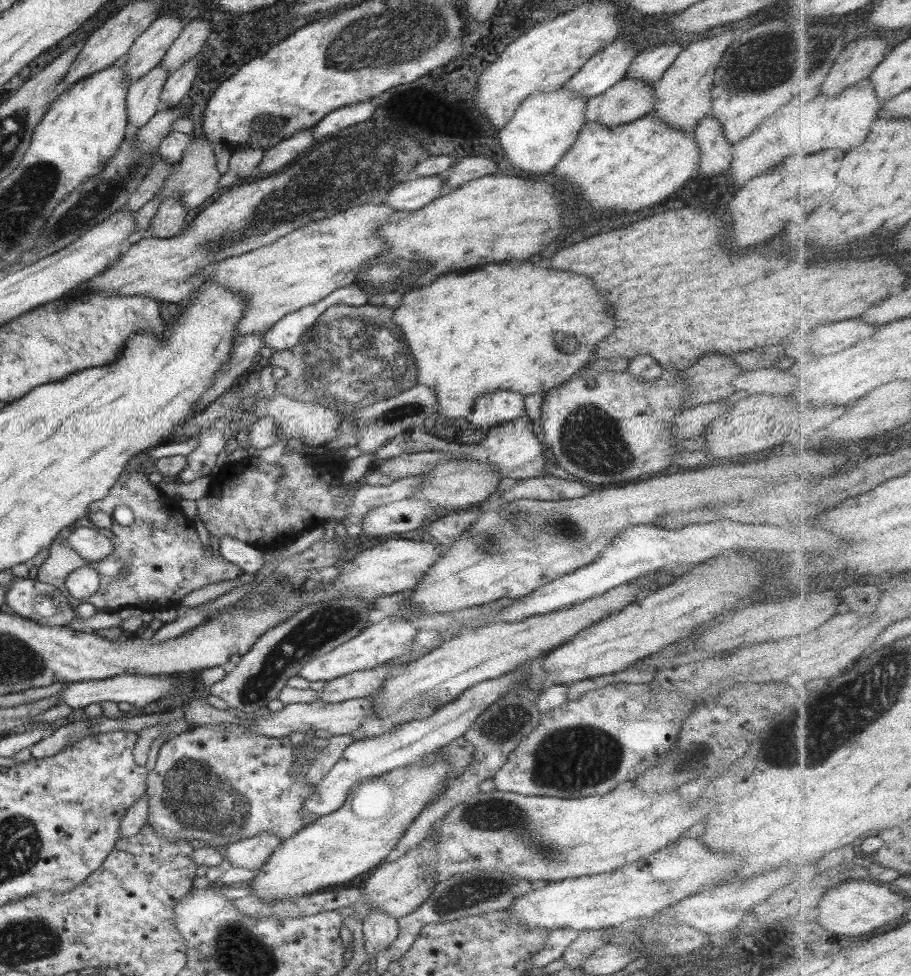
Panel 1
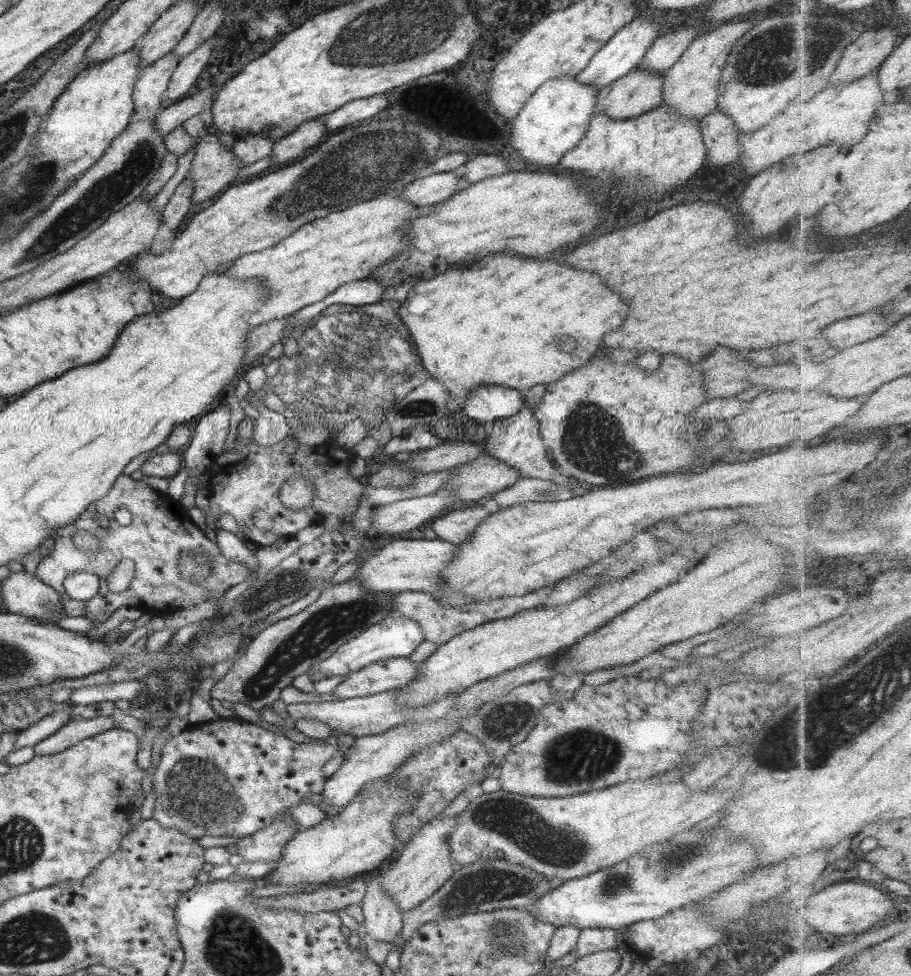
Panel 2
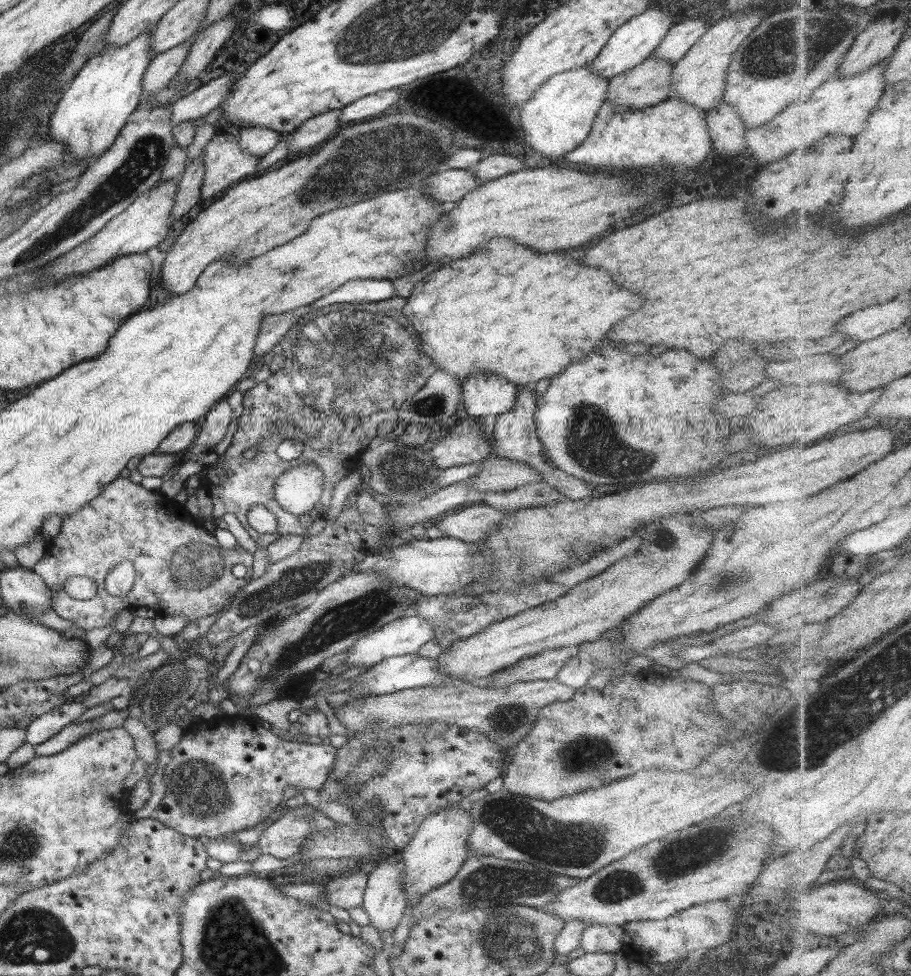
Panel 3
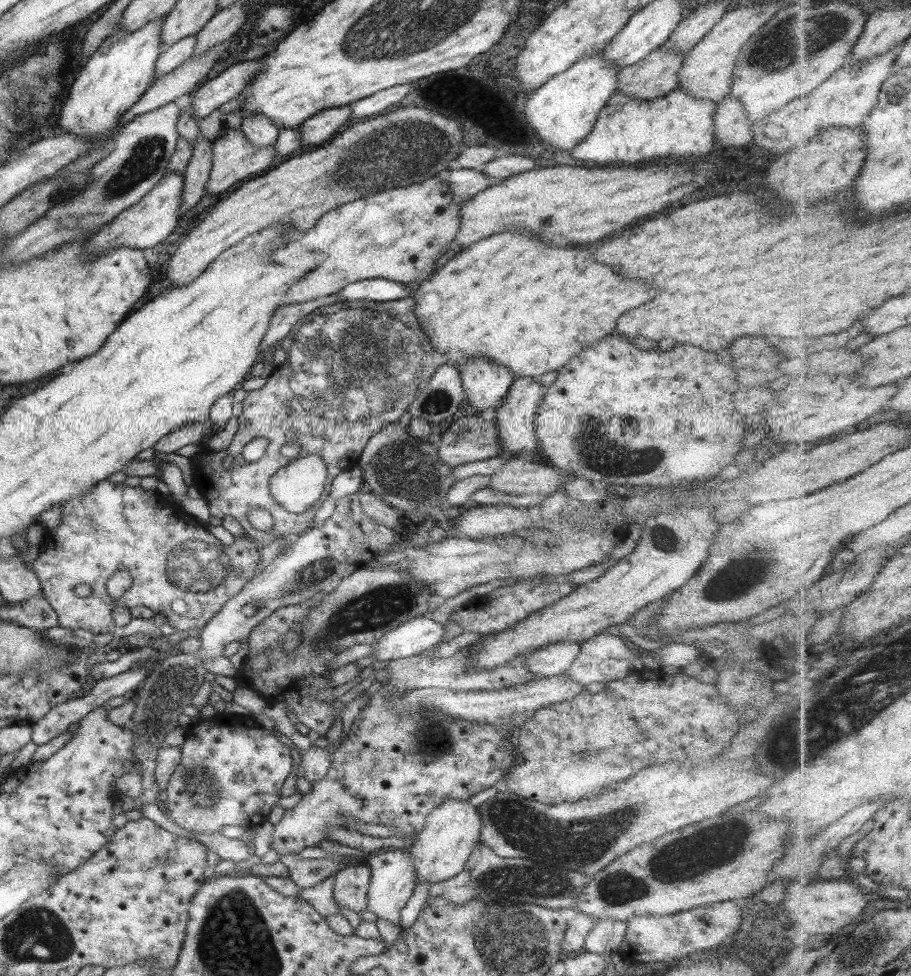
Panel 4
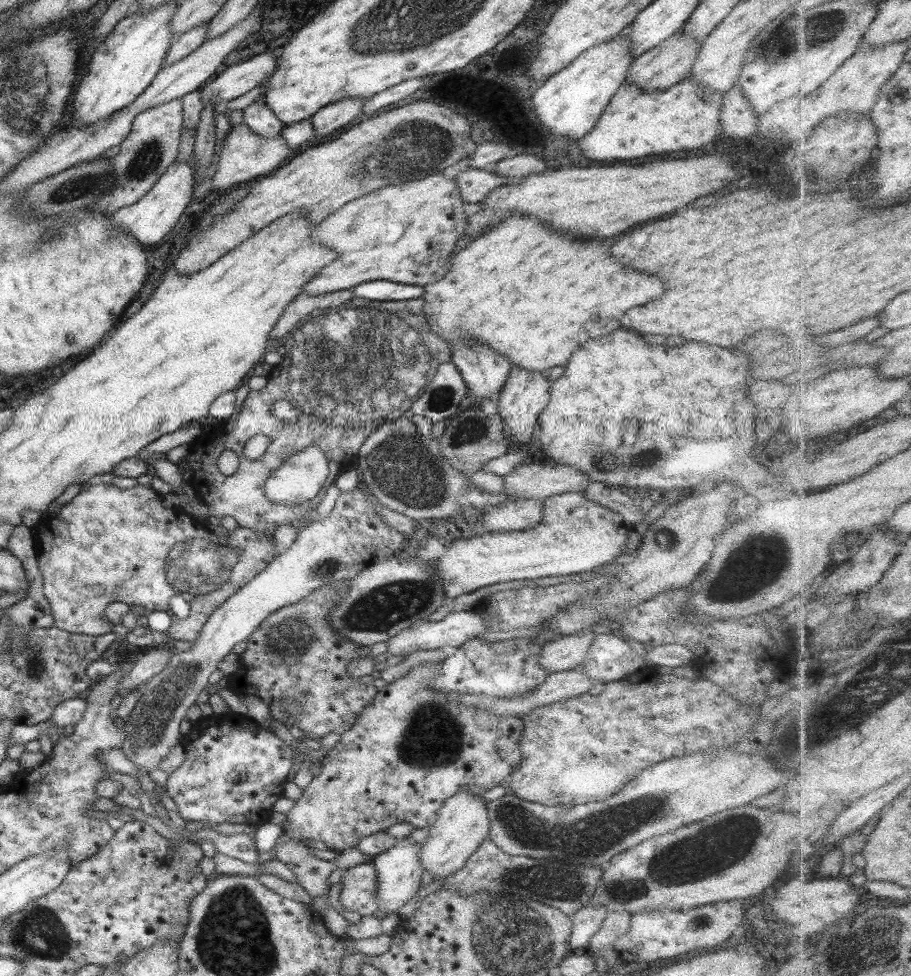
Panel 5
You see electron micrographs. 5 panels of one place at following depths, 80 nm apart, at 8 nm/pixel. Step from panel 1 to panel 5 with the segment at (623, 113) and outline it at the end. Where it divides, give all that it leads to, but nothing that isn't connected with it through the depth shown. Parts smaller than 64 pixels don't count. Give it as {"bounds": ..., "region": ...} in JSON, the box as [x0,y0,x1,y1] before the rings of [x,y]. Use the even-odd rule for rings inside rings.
{"bounds":[625,29,700,91],"region":[[[681,29],[675,31],[671,36],[634,59],[627,71],[625,83],[633,83],[636,87],[646,91],[658,91],[689,78],[689,71],[700,49],[700,41],[686,35]]]}

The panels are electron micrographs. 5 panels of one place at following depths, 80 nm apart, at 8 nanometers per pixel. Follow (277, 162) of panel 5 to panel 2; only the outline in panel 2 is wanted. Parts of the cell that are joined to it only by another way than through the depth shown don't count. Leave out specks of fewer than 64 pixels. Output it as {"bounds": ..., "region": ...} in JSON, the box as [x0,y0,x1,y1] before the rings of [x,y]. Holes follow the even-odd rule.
{"bounds":[185,133,241,204],"region":[[[216,133],[200,135],[191,168],[185,175],[194,184],[191,204],[199,204],[217,192],[227,191],[241,168],[232,148],[223,147]]]}

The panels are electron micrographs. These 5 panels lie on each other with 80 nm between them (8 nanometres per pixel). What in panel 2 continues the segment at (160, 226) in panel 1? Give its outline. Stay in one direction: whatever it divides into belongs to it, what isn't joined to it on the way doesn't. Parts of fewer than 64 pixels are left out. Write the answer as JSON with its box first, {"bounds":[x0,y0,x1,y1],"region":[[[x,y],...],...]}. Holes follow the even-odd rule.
{"bounds":[159,177,193,233],"region":[[[185,177],[175,188],[165,207],[161,211],[161,220],[159,224],[165,226],[170,232],[177,233],[183,217],[187,214],[191,204],[191,193],[193,193],[191,179]]]}

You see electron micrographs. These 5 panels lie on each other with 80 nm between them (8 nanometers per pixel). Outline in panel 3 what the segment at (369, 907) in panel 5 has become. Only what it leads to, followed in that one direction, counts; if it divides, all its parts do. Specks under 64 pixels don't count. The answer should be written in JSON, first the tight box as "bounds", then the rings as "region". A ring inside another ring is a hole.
{"bounds":[324,871,367,910],"region":[[[351,871],[326,880],[324,893],[329,905],[343,910],[361,906],[367,875],[363,871]]]}

